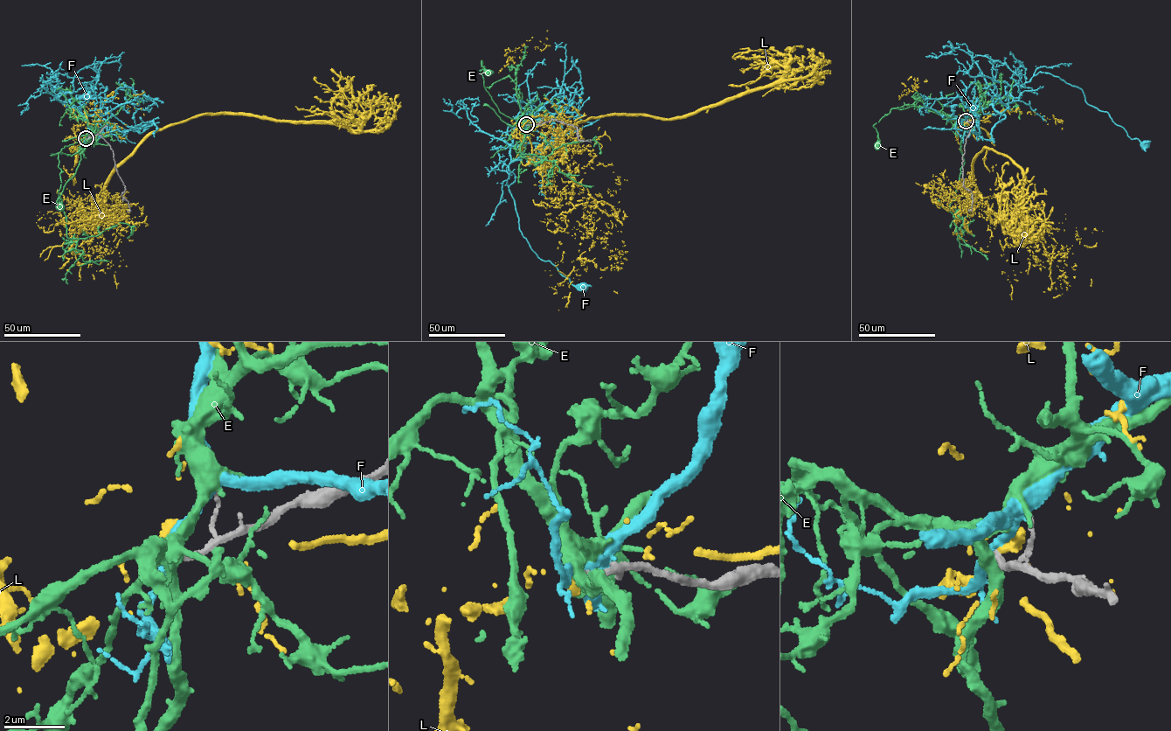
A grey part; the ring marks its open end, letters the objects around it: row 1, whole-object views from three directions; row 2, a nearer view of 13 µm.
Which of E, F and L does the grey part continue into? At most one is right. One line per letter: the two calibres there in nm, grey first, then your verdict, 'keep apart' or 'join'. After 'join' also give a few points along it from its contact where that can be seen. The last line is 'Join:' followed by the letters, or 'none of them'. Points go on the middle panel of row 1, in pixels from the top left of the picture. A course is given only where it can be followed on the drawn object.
E: 240/440 nm | keep apart
F: 200/240 nm | keep apart
L: 200/420 nm | keep apart
Join: none of them

